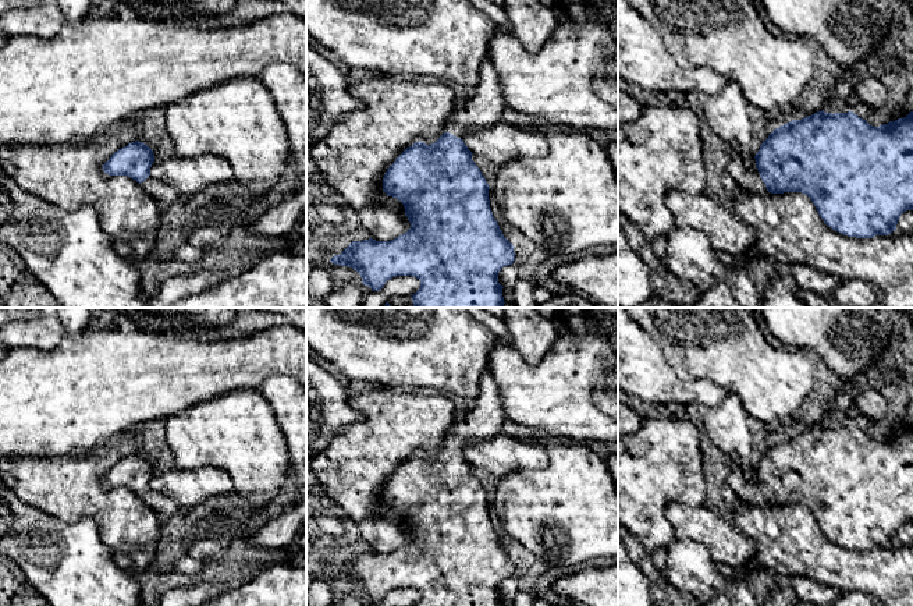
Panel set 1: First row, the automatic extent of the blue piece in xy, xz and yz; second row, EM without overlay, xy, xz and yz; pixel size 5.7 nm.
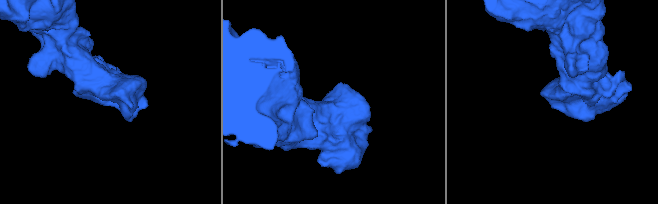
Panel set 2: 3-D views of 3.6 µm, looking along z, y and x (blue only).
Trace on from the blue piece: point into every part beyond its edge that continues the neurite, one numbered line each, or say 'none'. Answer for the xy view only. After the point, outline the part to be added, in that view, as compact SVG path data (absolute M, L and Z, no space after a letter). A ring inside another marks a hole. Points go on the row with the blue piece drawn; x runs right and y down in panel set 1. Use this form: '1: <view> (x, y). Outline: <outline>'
1: xy (166, 195). Outline: M149 176L143 182L141 182L141 187L154 198L154 201L159 203L159 206L168 208L177 205L180 199L178 189L174 185L161 182L152 176Z

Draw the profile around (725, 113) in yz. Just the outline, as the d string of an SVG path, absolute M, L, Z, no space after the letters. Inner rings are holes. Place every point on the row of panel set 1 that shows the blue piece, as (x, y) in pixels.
M728 79L718 95L699 91L685 93L688 106L703 114L710 128L728 142L732 155L740 156L745 164L757 170L752 150L754 127L746 113L747 102L736 81Z

